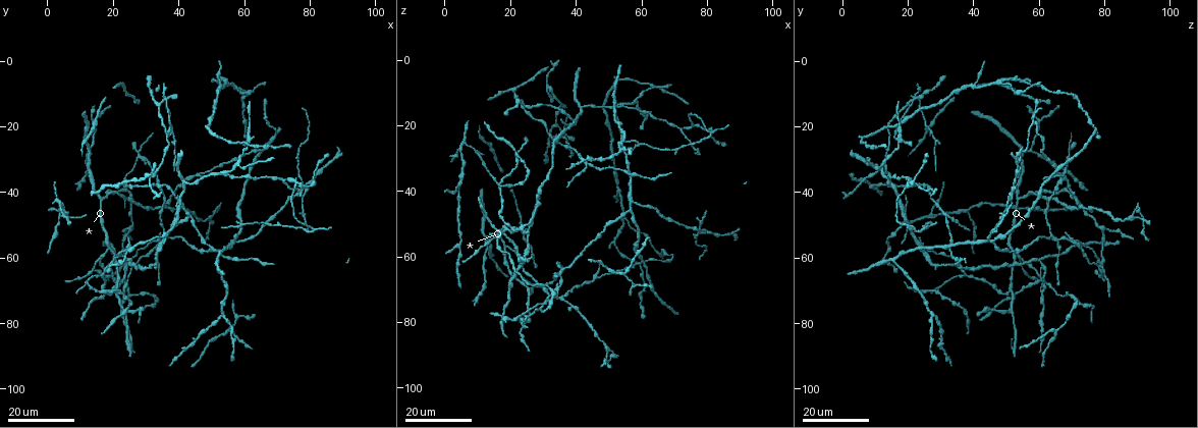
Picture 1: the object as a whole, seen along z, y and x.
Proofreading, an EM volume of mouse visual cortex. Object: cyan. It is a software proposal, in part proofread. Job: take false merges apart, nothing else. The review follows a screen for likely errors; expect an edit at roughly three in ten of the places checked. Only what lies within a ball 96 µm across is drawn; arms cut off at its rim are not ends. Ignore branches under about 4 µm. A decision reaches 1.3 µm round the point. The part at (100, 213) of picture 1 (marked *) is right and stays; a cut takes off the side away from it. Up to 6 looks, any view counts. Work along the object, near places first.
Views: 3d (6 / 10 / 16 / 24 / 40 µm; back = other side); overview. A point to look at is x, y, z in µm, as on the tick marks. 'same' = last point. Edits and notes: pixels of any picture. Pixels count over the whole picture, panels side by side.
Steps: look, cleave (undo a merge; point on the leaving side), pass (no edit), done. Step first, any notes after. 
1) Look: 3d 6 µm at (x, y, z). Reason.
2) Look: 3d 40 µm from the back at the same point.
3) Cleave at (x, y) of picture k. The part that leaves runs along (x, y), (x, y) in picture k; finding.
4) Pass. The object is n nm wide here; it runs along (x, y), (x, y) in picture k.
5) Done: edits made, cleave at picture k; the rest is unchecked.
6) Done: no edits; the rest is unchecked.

Look: 3d 16 µm at (35.0, 54.0, 65.0).

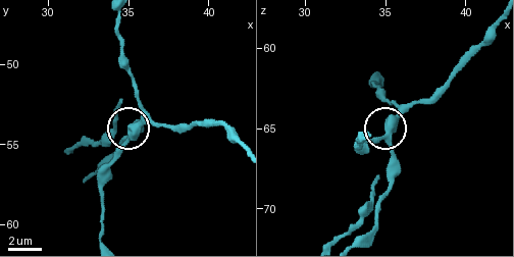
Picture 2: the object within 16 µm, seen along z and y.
Look: 3d 10 µm at (35.0, 54.7, 65.5).

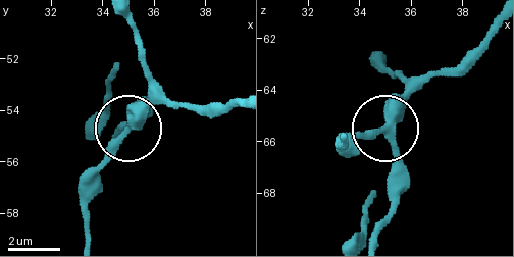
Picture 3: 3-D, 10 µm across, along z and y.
Pass. The side arm is 15 µm long; all the same cell.

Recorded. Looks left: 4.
Look: 3d 16 µm at (15.5, 60.5, 54.5). Thin arm on a thick one.

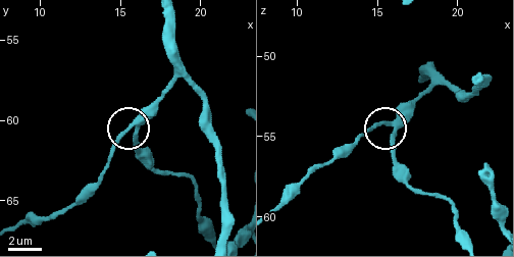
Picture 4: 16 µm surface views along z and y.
Look: 3d 6 µm at (15.7, 60.3, 54.1).

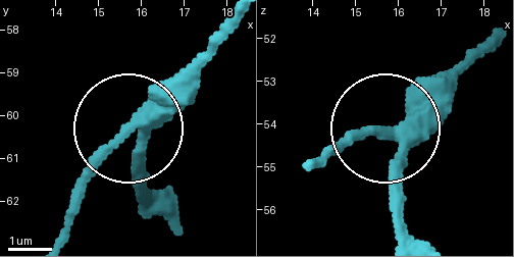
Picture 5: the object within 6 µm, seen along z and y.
Pass. The side arm is 16 µm long; it runs along (226, 23), (92, 176), (73, 217) in picture 5; all the same cell.

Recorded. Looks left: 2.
Look: 3d 16 µm at (75.5, 37.5, 19.5). Branch point.

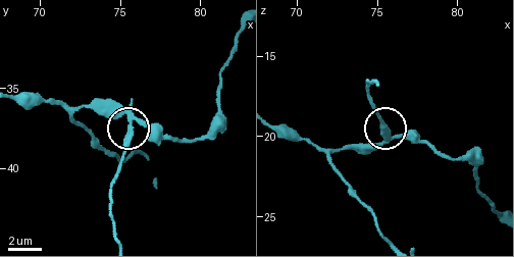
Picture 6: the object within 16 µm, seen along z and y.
Look: 3d 10 µm at (75.6, 37.3, 20.0). Closer look.

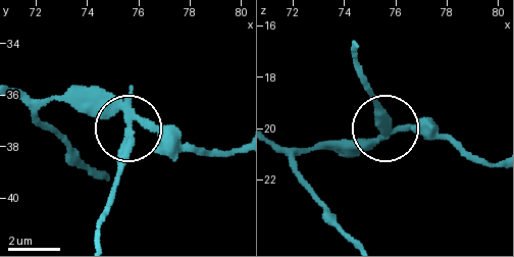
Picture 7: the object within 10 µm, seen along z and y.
Cleave at (124, 148) of picture 7. The object is 250 nm wide here; the part that leaves runs along (125, 112), (125, 156), (100, 236) in picture 7; two cells meet here.

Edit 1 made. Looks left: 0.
Done: edits made, cleave at picture 7; the rest is unchecked.

